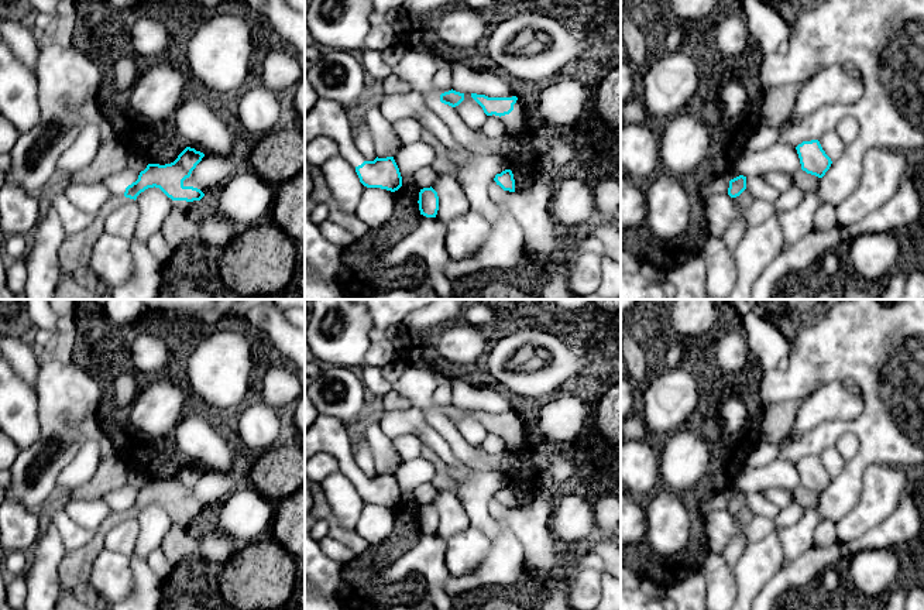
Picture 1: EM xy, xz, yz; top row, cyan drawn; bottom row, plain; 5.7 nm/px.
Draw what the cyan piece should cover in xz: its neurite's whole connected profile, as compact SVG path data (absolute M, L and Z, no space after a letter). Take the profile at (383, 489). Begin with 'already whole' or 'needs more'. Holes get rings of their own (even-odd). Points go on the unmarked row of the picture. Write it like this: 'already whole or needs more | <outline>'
needs more | M319 414L305 432L305 463L316 453L332 455L355 484L360 498L367 504L381 504L391 508L402 503L402 493L394 473L367 477L354 460L354 432L334 417Z

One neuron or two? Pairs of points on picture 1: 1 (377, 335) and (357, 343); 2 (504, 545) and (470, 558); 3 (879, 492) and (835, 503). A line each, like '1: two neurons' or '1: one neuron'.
1: two neurons
2: two neurons
3: two neurons

